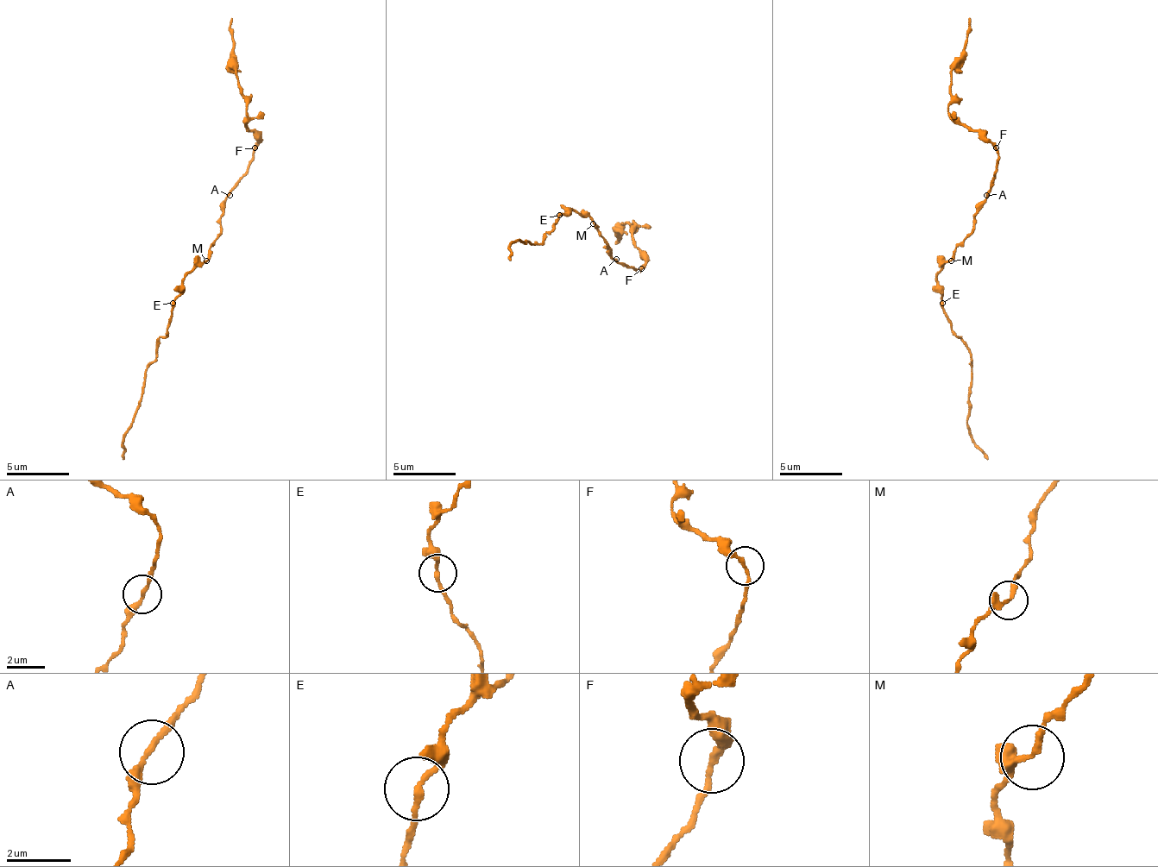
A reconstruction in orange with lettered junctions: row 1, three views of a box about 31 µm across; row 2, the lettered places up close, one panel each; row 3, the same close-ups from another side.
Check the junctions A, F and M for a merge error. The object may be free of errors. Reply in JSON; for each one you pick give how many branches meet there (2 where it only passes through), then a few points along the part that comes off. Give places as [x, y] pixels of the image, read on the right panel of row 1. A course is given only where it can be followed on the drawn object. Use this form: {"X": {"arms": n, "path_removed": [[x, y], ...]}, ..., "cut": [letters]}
{"cut": []}

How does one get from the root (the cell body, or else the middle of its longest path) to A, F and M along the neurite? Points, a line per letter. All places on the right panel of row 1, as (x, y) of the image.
A: (965, 236), (974, 227), (977, 204), (986, 195)
F: (965, 236), (974, 227), (977, 204), (986, 195), (990, 183), (996, 176), (996, 160), (999, 157), (996, 147)
M: (965, 236), (955, 248), (955, 258), (952, 261)

